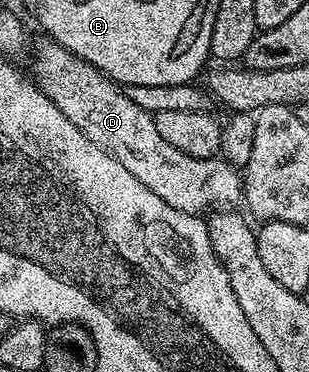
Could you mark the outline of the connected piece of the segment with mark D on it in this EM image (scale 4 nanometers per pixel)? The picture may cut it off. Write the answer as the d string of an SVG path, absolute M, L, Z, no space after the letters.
M50 40L35 50L35 63L31 70L33 81L49 100L97 148L109 152L117 164L125 167L125 172L137 176L149 192L161 196L169 208L177 208L182 214L202 215L206 212L219 212L224 208L240 205L243 196L242 173L222 156L198 158L185 156L173 144L168 144L157 133L155 115L145 112L145 108L129 100L126 89L114 82L108 74L102 74L96 66L81 60L61 44Z

